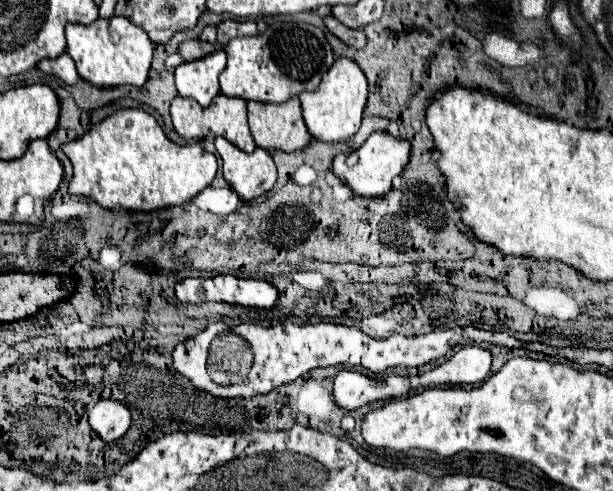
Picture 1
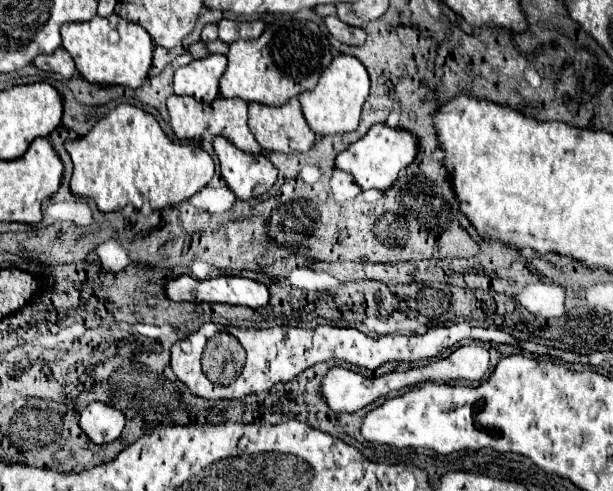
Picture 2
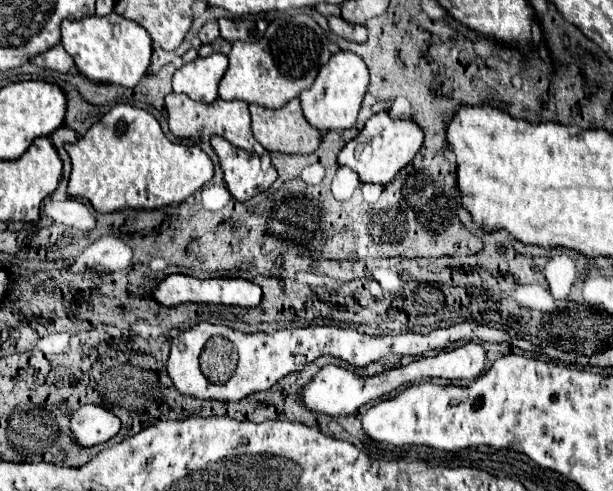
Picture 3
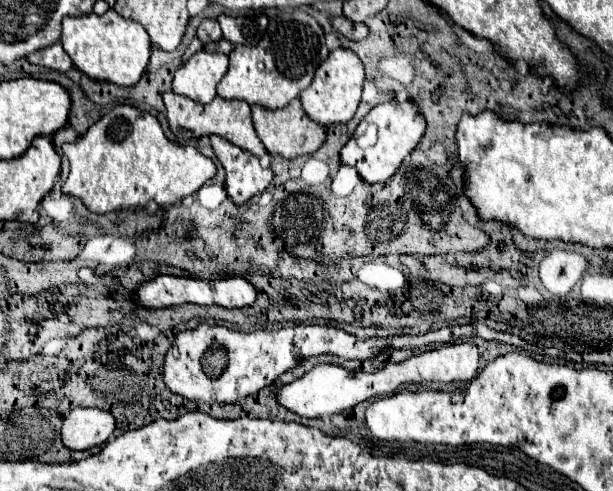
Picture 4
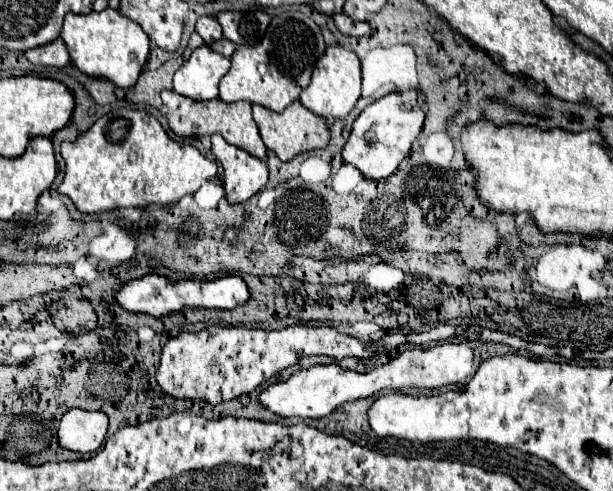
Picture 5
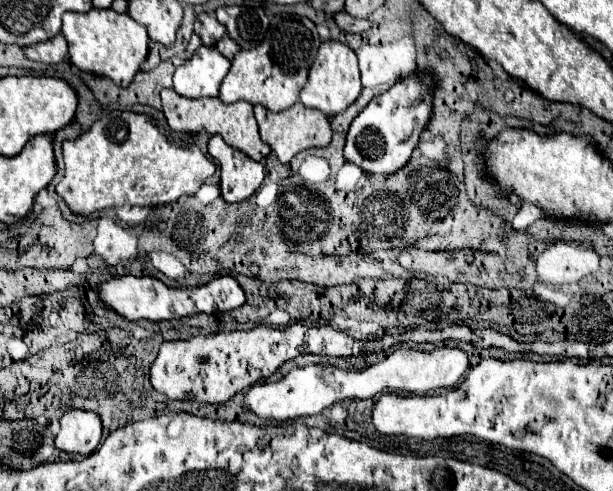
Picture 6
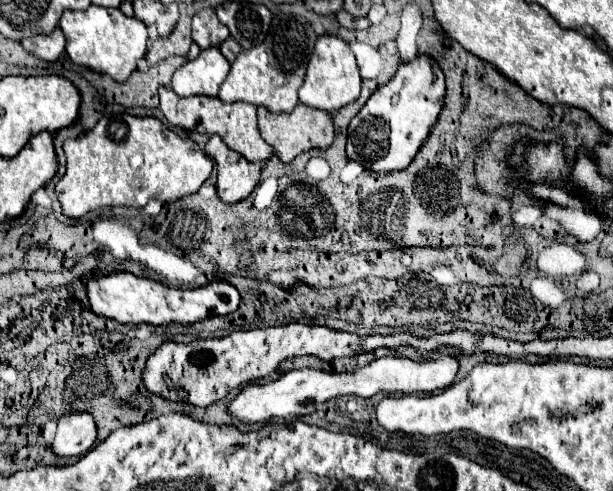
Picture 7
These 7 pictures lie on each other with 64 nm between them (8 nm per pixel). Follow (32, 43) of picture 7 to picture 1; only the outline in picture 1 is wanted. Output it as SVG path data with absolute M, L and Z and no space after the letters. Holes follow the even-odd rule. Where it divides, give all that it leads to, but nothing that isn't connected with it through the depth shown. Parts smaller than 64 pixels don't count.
M62 54L54 60L42 60L38 64L38 68L44 72L44 74L54 74L58 76L60 80L64 80L66 84L76 84L76 80L80 78L78 72L76 72L76 66L74 66L74 60L68 56L68 54Z

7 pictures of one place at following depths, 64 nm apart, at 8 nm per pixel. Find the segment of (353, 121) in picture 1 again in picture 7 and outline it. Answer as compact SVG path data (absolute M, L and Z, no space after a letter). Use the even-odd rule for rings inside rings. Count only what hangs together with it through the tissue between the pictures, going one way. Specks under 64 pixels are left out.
M320 36L314 48L314 54L308 62L308 70L306 70L306 80L298 92L298 98L302 104L318 108L318 110L326 110L328 114L336 114L342 106L358 100L360 96L360 74L358 74L358 66L356 66L356 58L354 52L350 50L350 46L340 40L338 36Z

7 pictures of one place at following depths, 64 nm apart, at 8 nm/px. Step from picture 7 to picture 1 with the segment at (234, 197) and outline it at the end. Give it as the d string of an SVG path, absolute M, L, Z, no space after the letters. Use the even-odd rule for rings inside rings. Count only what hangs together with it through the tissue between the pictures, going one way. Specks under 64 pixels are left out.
M222 136L216 138L214 144L224 162L224 178L242 200L258 198L274 186L276 166L268 150L256 148L252 154L248 154Z

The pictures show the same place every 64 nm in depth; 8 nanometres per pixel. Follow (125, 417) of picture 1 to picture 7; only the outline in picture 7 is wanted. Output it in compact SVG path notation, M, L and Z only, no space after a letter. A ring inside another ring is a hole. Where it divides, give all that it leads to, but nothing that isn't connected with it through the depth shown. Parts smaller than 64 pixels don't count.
M70 412L58 420L52 450L60 456L84 456L98 438L98 428L88 412Z

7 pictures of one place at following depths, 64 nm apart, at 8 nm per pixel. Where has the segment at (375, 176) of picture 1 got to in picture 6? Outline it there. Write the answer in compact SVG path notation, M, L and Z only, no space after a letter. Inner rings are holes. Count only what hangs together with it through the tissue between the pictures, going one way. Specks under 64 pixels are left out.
M414 74L400 80L388 92L372 98L370 104L350 124L348 140L344 146L344 158L360 166L366 174L394 174L396 170L400 170L416 148L424 124L430 120L430 86L432 78L428 74Z

